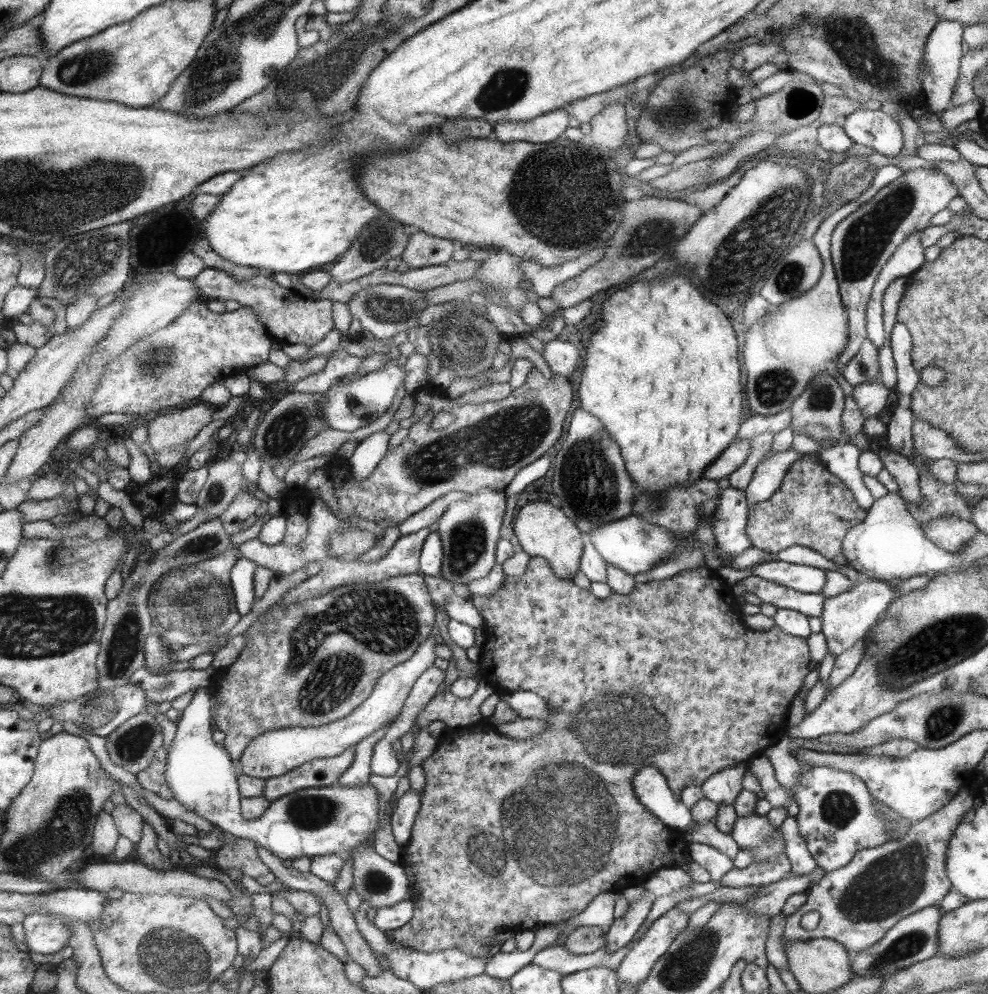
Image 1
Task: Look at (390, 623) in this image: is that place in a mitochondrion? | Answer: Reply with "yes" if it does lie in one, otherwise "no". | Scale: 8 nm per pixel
yes

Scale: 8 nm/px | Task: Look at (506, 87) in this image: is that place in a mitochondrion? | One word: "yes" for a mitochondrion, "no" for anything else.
yes

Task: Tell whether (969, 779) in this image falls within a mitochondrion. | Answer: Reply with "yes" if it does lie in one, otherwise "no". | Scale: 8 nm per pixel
no

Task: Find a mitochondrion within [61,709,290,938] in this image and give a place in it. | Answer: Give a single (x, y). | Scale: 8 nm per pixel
(130, 748)

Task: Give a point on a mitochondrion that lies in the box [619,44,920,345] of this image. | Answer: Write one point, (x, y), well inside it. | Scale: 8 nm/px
(748, 247)

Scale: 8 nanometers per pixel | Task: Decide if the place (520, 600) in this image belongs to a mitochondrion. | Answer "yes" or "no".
no

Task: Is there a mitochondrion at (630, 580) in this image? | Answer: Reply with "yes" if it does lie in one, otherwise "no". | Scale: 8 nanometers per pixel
no

